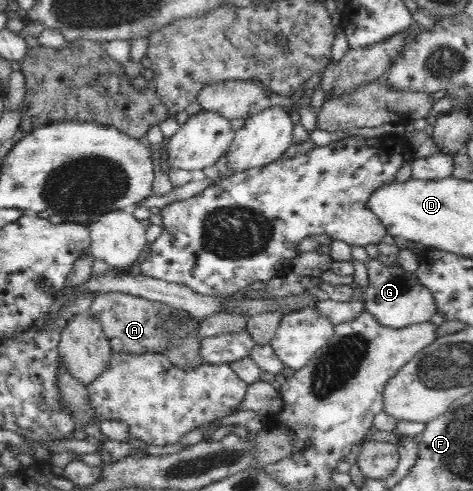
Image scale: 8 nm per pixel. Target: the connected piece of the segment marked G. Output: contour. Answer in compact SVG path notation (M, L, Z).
M377 243L367 244L365 250L373 261L366 263L369 284L365 290L364 303L366 312L372 314L379 324L388 328L406 328L430 321L432 316L438 313L432 291L420 283L416 272L408 272L404 267L385 268L376 261L379 254Z

